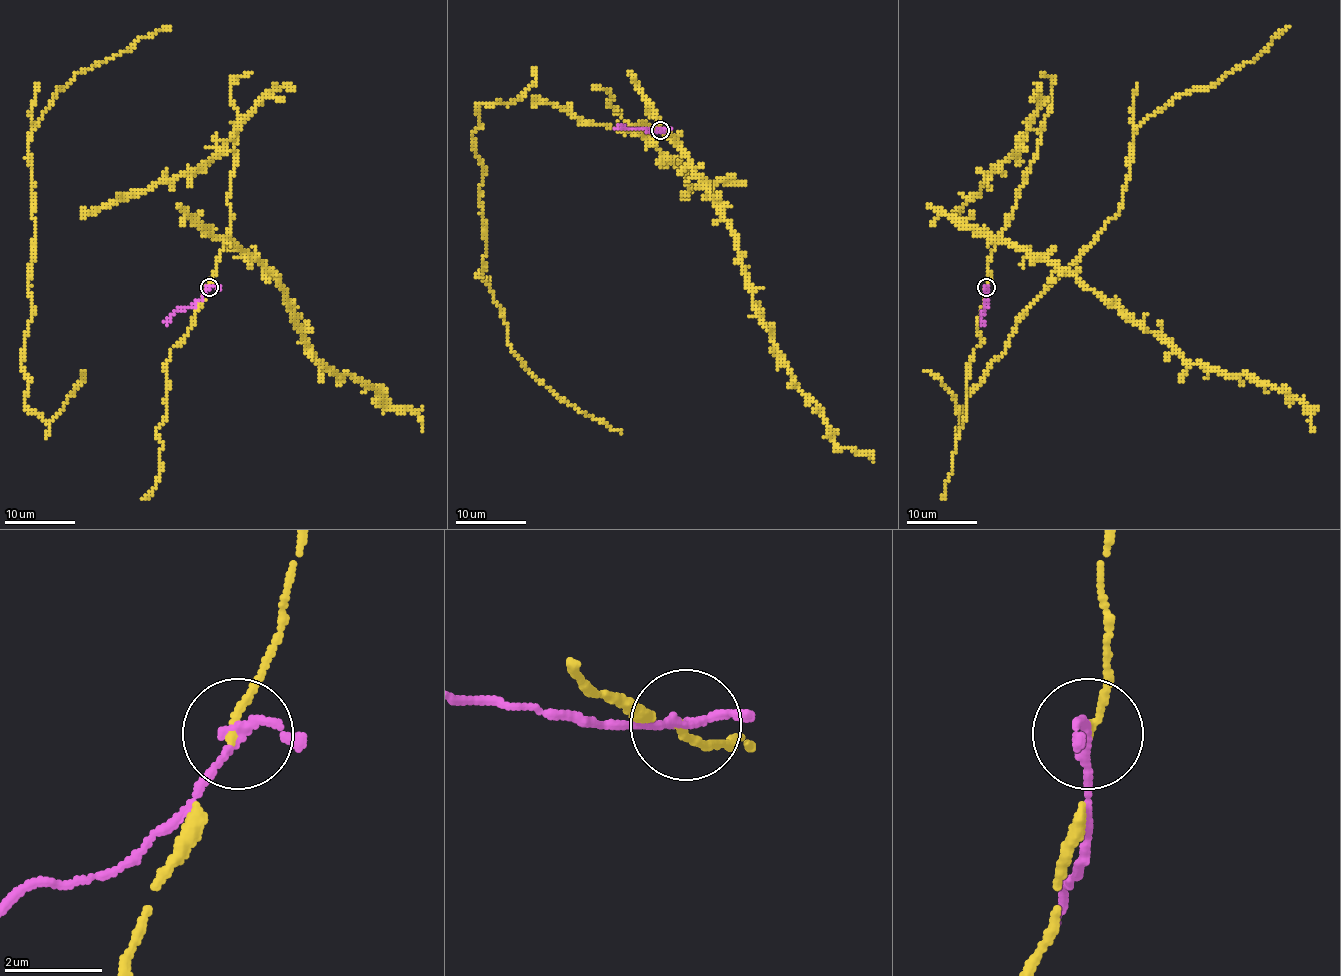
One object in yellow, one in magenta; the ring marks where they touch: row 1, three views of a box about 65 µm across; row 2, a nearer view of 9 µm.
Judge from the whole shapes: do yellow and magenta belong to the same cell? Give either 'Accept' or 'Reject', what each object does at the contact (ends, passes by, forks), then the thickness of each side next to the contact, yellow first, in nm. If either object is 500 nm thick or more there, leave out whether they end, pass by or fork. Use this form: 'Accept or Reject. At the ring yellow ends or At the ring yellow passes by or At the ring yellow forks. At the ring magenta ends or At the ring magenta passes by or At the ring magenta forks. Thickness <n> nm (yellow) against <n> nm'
Reject. At the ring yellow ends. At the ring magenta passes by. Thickness 160 nm (yellow) against 140 nm

